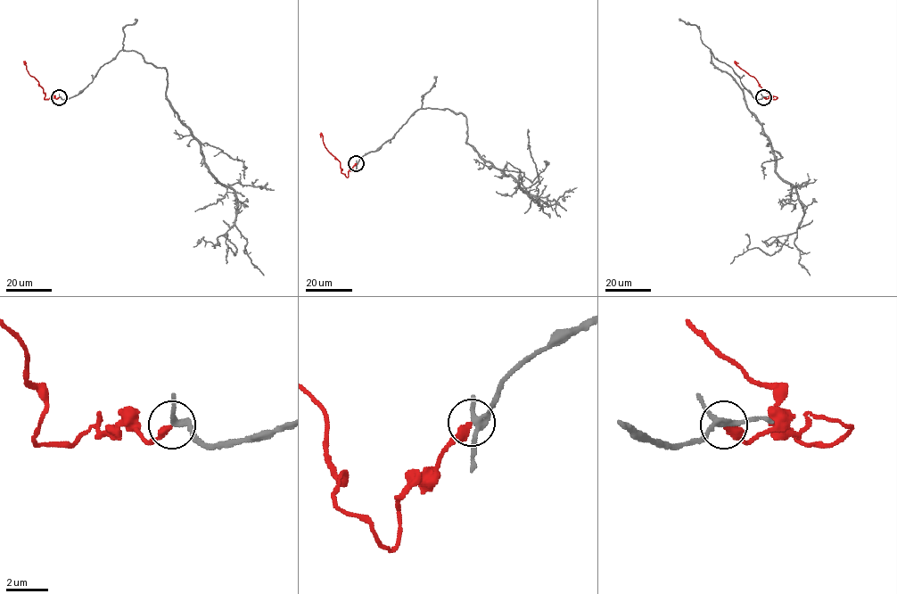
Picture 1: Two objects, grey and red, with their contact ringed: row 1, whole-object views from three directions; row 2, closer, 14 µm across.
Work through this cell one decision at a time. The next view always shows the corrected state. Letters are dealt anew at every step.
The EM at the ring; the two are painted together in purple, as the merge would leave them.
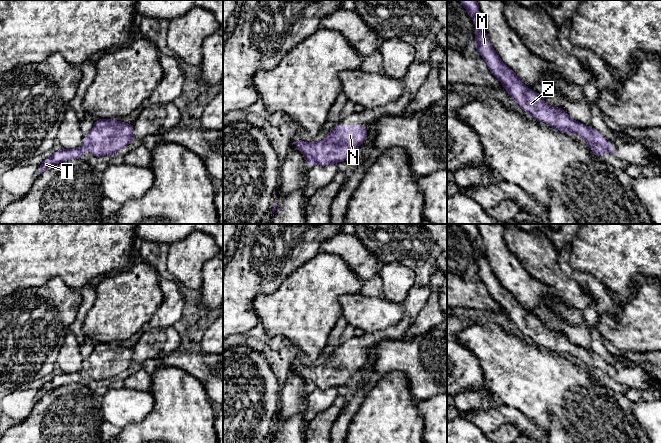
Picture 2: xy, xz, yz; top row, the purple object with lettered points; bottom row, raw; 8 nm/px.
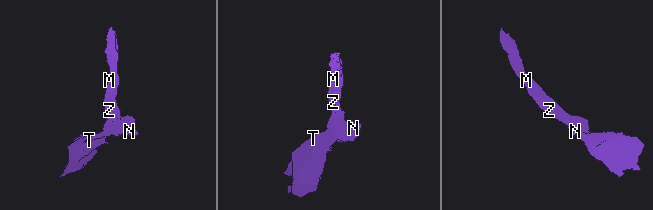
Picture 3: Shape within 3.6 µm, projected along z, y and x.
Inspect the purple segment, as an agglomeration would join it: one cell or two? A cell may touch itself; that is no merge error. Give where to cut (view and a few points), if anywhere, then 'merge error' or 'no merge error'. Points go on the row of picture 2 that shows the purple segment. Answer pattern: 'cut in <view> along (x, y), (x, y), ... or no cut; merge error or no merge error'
no cut; no merge error

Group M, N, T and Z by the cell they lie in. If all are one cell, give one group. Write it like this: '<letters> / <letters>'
M N T Z

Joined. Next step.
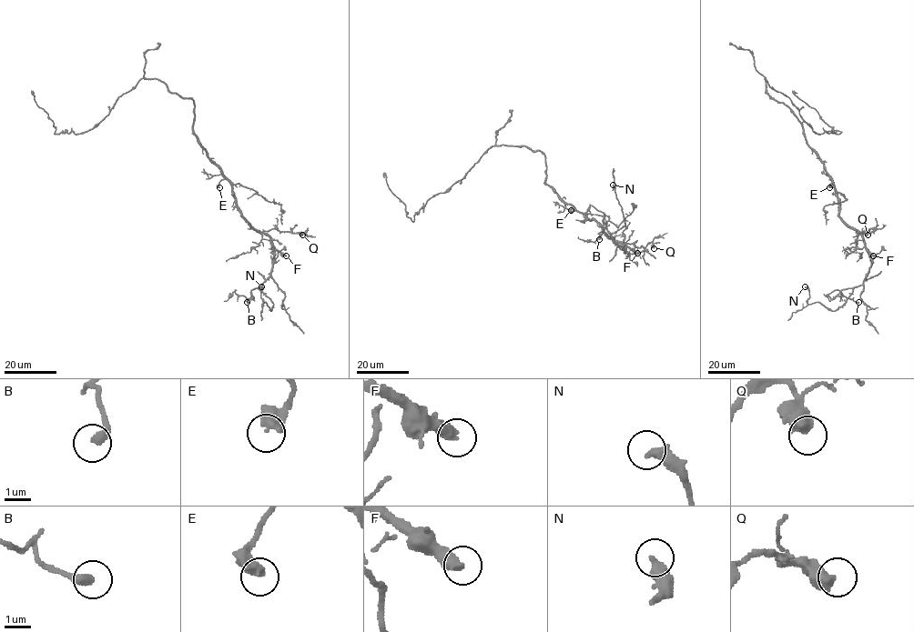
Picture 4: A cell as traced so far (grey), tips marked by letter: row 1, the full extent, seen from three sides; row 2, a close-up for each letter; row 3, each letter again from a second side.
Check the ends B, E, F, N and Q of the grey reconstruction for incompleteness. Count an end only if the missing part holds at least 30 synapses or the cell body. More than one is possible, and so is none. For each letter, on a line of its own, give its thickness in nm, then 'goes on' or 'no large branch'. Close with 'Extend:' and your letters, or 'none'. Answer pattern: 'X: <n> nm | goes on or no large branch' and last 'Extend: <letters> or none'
B: 360 nm | no large branch
E: 360 nm | no large branch
F: 480 nm | goes on
N: 460 nm | no large branch
Q: 550 nm | no large branch
Extend: F

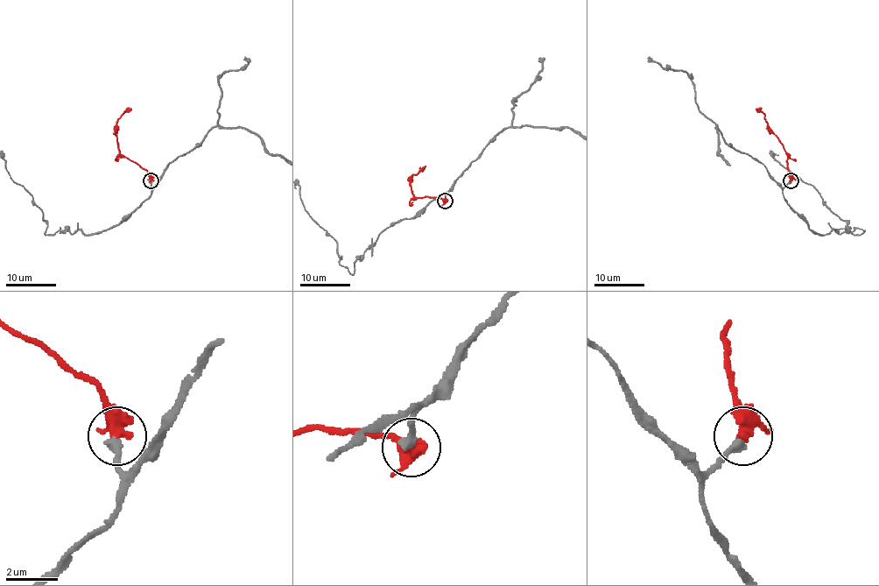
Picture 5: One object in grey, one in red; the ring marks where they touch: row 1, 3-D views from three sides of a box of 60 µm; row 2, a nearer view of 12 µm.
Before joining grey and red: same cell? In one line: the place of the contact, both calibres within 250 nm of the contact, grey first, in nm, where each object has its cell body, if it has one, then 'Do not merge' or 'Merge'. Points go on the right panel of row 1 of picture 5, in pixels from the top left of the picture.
Place: (791, 180). Thickness 340 nm (grey) against 440 nm. Soma of grey: none. Soma of red: none. Merge

